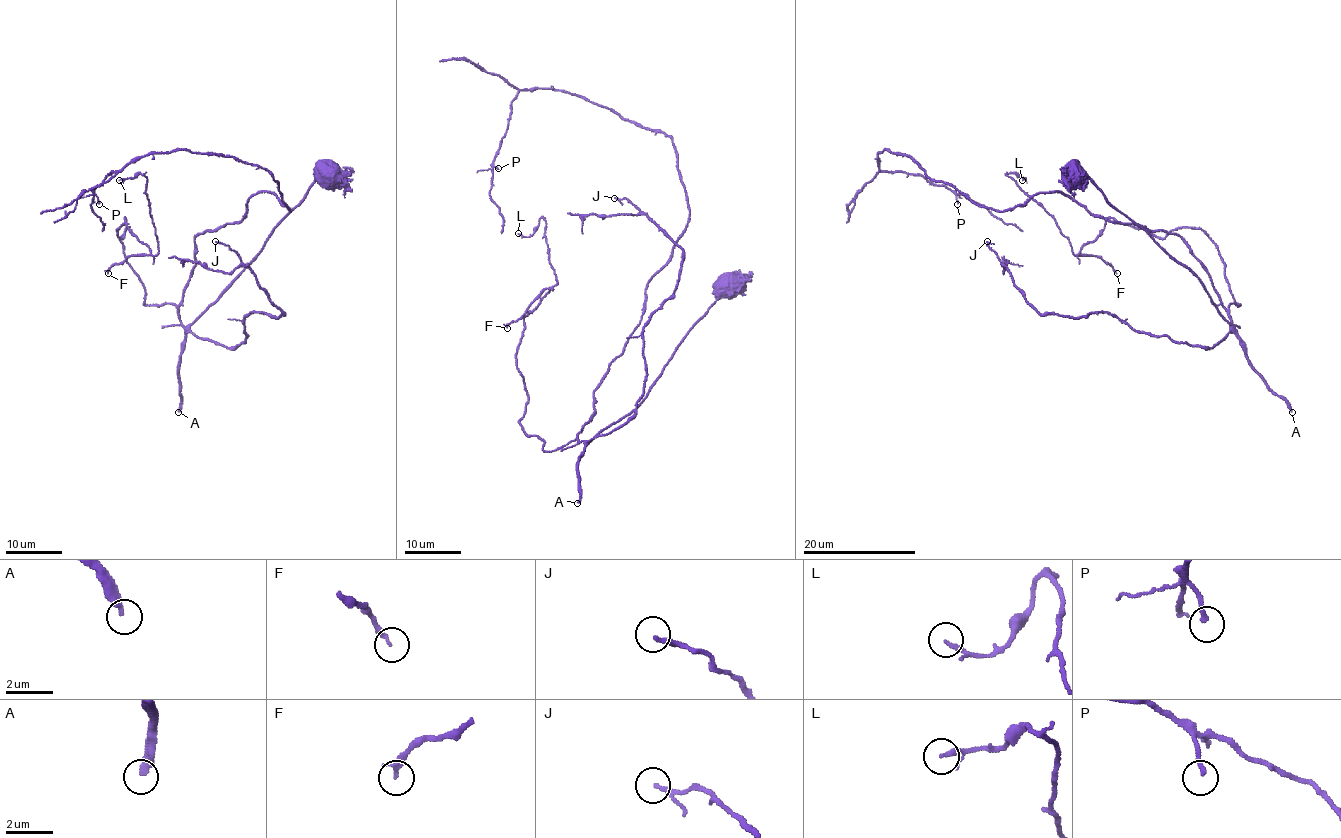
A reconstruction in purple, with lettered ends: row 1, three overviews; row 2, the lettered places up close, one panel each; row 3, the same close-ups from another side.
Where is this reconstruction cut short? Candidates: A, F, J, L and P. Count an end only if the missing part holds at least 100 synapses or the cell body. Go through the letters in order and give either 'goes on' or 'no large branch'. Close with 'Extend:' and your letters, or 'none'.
A: goes on
F: no large branch
J: no large branch
L: no large branch
P: no large branch
Extend: A

